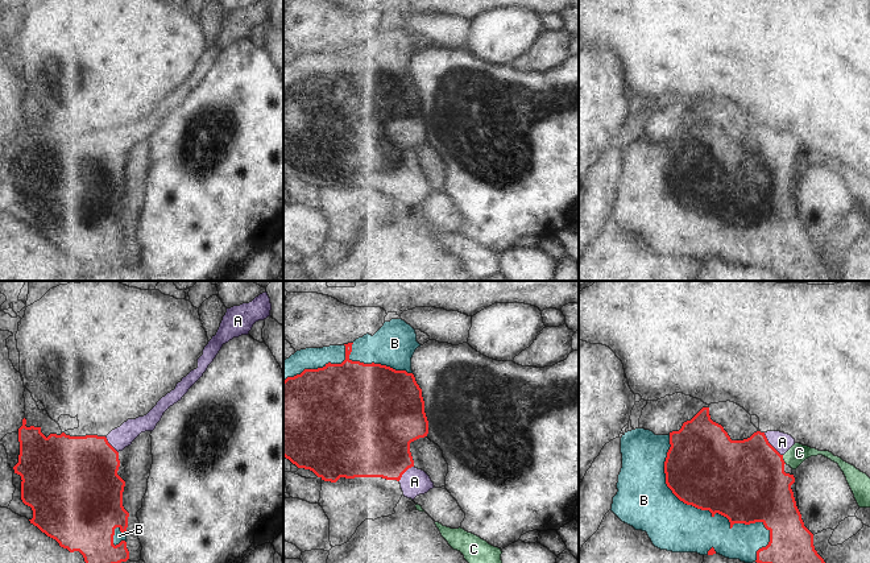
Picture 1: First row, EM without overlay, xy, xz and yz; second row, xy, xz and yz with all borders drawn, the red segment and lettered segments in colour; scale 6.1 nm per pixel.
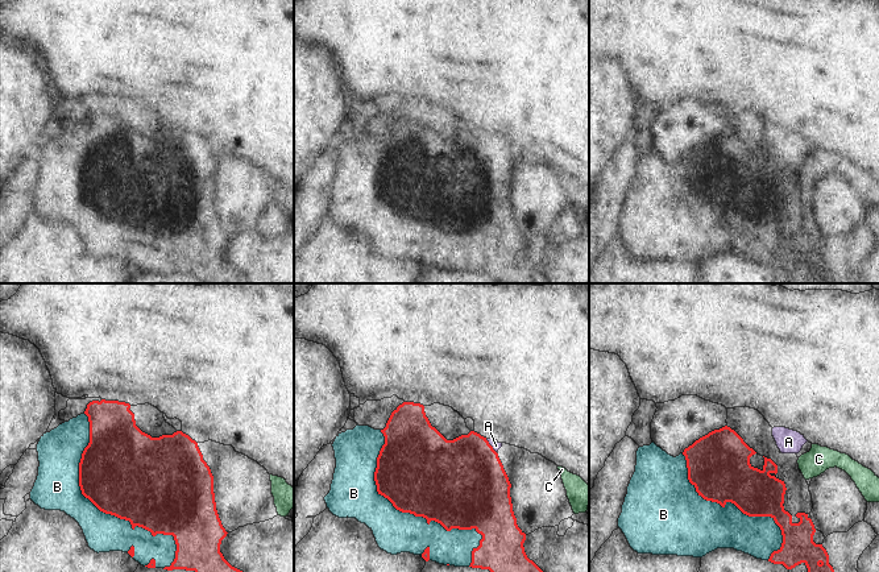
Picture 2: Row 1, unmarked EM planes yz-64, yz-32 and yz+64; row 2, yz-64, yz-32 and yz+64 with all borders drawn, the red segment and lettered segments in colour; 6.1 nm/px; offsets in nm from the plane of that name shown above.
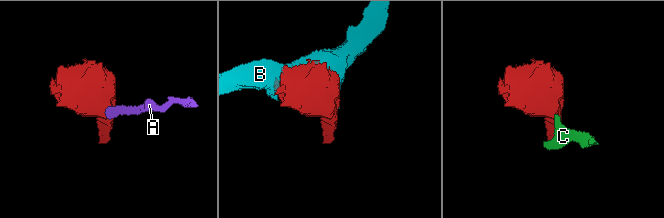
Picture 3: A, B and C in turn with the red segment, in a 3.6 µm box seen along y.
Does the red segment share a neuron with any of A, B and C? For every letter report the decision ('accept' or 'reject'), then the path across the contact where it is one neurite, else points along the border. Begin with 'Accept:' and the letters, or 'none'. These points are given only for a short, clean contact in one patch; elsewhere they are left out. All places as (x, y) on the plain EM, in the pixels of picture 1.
Accept: A, B
A: accept | across yz (746, 182), (770, 149), (782, 147)
B: accept
C: reject | along yz (782, 160), (786, 168)

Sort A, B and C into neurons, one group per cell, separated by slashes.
A B / C

